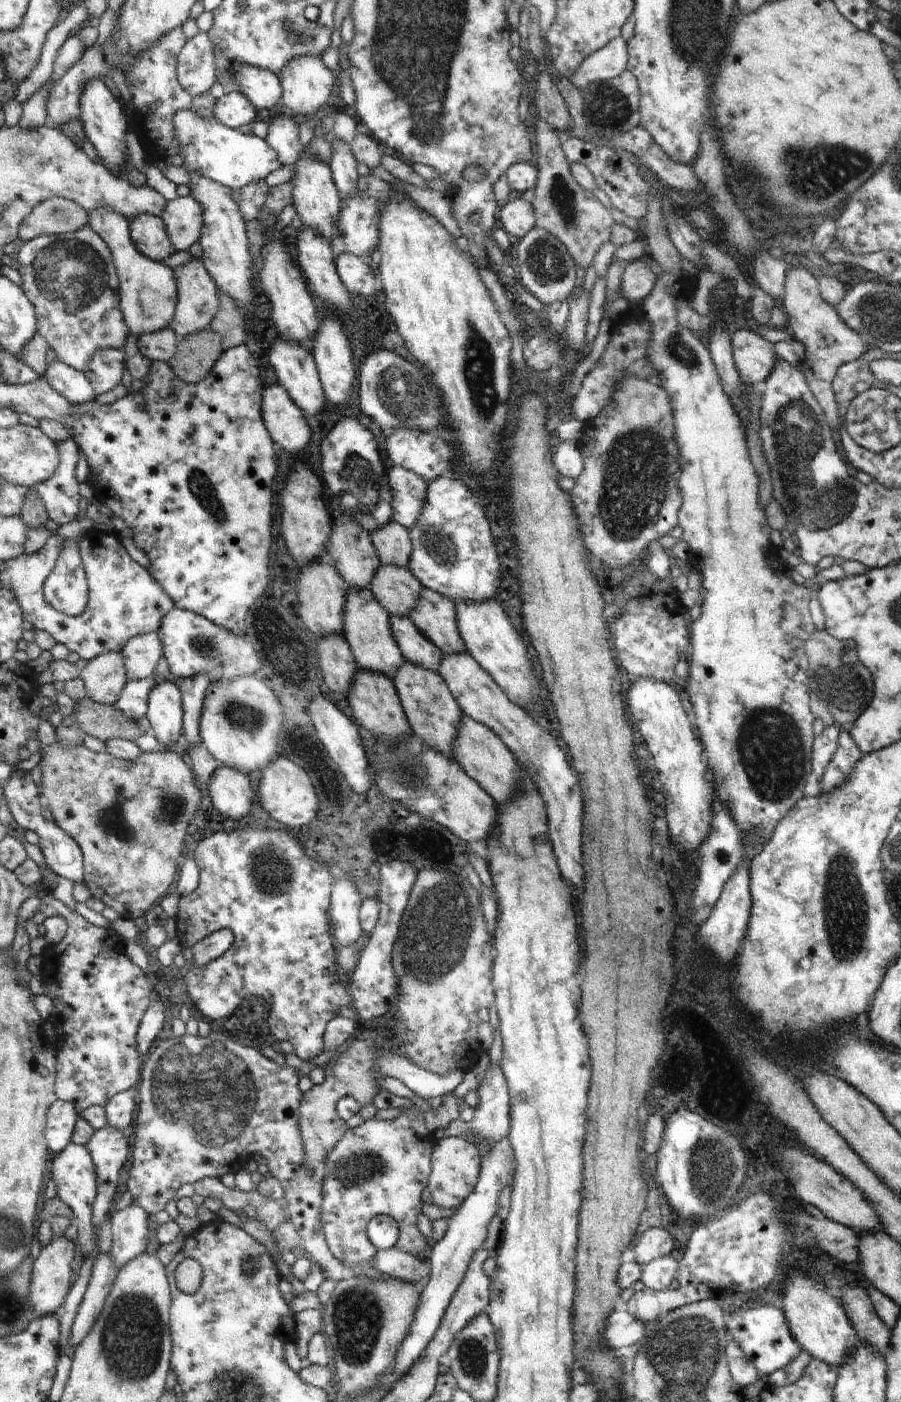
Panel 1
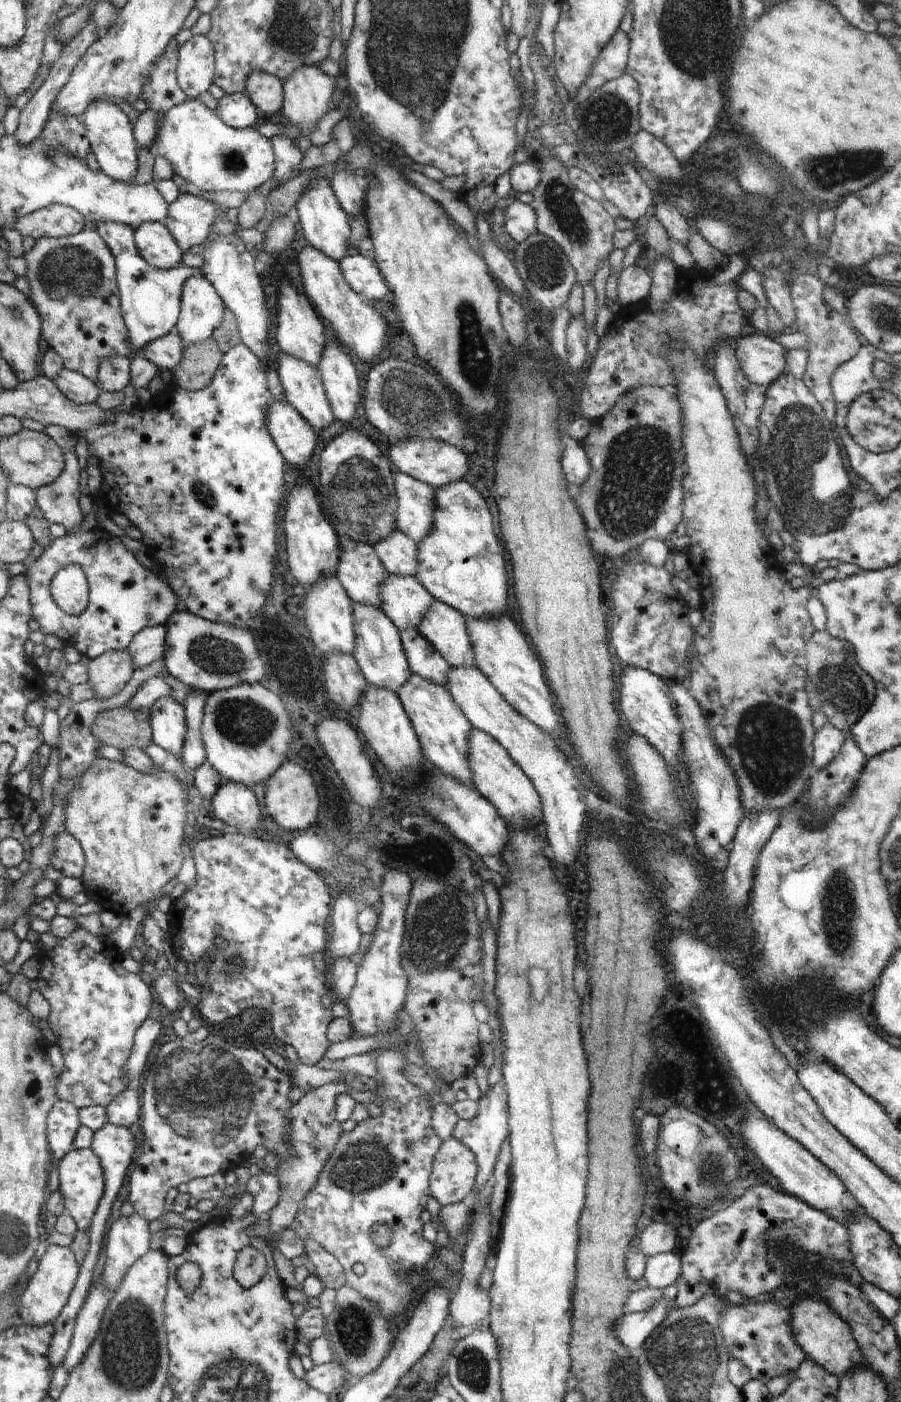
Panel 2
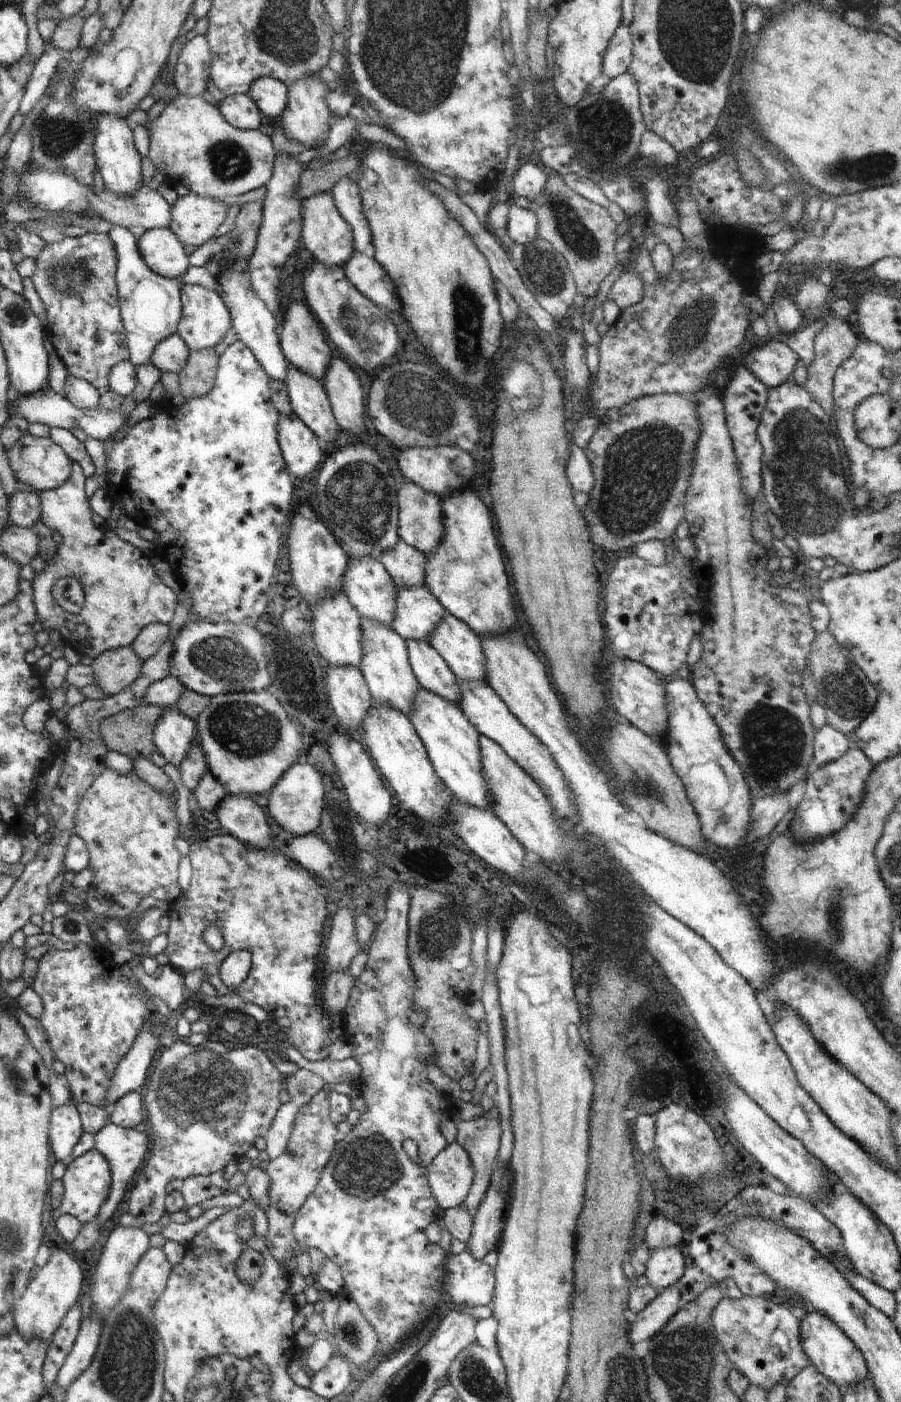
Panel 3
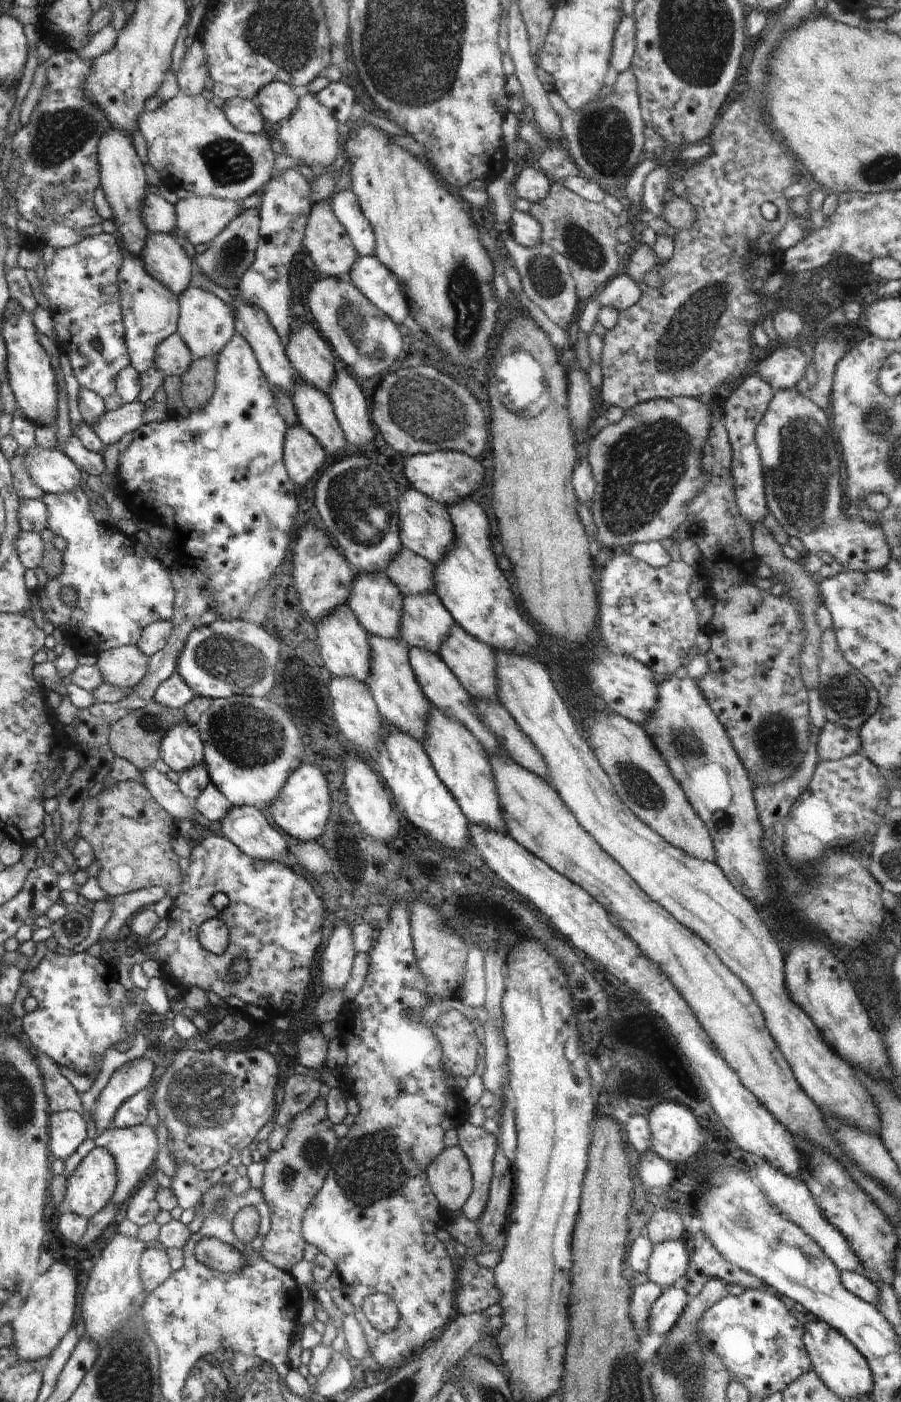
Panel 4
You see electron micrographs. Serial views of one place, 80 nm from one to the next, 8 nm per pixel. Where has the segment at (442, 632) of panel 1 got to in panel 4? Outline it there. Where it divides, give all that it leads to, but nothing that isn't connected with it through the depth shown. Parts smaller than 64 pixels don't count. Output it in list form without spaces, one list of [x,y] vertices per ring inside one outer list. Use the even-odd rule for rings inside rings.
[[[456,623],[449,635],[442,639],[436,653],[471,697],[499,702],[497,698],[497,678],[495,676],[495,656],[493,650],[487,644],[468,634]]]

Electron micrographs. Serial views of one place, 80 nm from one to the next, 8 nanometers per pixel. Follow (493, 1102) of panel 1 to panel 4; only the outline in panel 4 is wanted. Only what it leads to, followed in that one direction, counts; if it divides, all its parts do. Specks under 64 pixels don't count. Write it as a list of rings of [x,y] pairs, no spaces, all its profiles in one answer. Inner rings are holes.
[[[469,1122],[462,1123],[456,1129],[457,1145],[466,1155],[473,1174],[472,1192],[460,1211],[477,1224],[489,1197],[497,1133],[491,1125],[477,1127]]]

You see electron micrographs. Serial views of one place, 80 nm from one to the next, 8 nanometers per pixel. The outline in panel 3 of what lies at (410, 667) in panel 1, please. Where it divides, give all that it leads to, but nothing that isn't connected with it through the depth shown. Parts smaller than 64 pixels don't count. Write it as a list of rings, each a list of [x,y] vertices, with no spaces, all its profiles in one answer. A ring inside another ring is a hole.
[[[418,688],[418,694],[410,706],[410,723],[414,732],[426,748],[428,759],[442,780],[442,783],[451,791],[453,798],[460,804],[490,809],[490,800],[486,796],[486,780],[480,762],[480,748],[478,748],[479,733],[468,722],[464,713],[456,708],[452,702],[432,694],[430,690]]]

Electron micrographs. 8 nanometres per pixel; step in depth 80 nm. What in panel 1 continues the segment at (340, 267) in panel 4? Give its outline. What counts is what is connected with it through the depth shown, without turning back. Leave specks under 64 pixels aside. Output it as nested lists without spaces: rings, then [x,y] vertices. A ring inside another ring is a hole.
[[[302,150],[300,158],[294,162],[294,176],[292,176],[292,184],[294,184],[294,207],[299,215],[302,226],[304,228],[312,228],[316,230],[322,238],[326,238],[332,246],[332,240],[338,238],[336,228],[338,228],[338,220],[340,220],[340,196],[334,185],[331,176],[329,164],[322,162],[318,156],[314,156],[310,150]]]

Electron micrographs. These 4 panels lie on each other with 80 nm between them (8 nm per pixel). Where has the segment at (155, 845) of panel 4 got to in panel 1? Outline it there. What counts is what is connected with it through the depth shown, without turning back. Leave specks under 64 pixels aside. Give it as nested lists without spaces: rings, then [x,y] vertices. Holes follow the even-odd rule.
[[[54,742],[52,746],[44,745],[44,748],[38,752],[40,754],[40,772],[42,772],[42,792],[40,797],[43,799],[43,804],[52,813],[52,822],[55,823],[61,830],[64,830],[68,836],[74,838],[74,842],[78,844],[83,855],[83,870],[84,870],[84,886],[88,888],[92,896],[104,900],[106,907],[114,909],[120,917],[124,919],[134,920],[142,915],[145,915],[149,909],[153,909],[160,901],[173,890],[174,883],[179,872],[180,860],[183,857],[183,848],[185,846],[185,836],[190,824],[190,819],[196,811],[208,804],[199,792],[196,786],[197,780],[183,760],[183,754],[180,749],[166,749],[160,752],[143,752],[130,762],[118,760],[107,753],[96,753],[88,750],[86,746],[74,746],[74,748],[64,748],[60,742]]]

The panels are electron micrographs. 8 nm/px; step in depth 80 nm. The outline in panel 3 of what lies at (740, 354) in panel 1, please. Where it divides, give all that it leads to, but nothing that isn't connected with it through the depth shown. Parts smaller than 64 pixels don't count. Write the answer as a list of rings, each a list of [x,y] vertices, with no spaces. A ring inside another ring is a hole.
[[[777,337],[768,344],[754,348],[741,358],[741,364],[770,388],[776,388],[792,379],[792,372],[796,372],[796,364],[800,362],[798,354],[791,350]]]

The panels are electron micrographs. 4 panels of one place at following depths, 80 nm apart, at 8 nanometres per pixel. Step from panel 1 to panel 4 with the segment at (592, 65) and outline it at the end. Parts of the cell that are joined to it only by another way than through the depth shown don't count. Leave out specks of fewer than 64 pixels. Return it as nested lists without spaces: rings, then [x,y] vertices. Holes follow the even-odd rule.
[[[624,15],[614,35],[610,68],[619,74],[630,69],[635,46],[636,22],[634,22],[634,16]]]

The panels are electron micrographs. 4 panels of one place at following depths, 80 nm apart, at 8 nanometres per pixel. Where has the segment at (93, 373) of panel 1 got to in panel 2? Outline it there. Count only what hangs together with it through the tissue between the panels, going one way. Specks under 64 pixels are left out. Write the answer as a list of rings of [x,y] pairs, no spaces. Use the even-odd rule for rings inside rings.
[[[114,356],[114,358],[106,358],[104,362],[100,362],[98,384],[100,384],[101,391],[124,392],[125,388],[131,384],[131,378],[128,358]]]

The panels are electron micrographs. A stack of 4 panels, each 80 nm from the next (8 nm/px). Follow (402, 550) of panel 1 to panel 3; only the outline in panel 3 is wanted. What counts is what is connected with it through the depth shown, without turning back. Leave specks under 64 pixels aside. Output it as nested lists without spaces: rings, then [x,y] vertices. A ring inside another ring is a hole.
[[[399,540],[394,550],[383,551],[377,559],[392,578],[397,590],[424,586],[426,557]]]

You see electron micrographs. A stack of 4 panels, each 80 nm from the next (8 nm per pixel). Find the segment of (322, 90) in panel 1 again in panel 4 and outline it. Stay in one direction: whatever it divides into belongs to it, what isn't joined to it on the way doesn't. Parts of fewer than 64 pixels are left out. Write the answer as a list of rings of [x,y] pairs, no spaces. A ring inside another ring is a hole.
[[[306,93],[298,97],[293,113],[281,120],[280,128],[277,130],[276,140],[283,145],[279,153],[300,160],[302,162],[300,166],[311,167],[313,164],[322,164],[325,170],[330,169],[327,164],[332,163],[336,156],[343,154],[343,146],[338,144],[336,121],[332,113],[320,104],[314,93]]]

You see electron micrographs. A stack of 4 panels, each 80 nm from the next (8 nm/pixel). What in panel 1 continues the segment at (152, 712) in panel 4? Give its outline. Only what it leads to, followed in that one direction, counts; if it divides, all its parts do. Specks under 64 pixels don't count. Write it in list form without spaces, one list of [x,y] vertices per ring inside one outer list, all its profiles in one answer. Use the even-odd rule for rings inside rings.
[[[89,697],[75,704],[76,722],[86,735],[105,743],[112,738],[133,741],[142,734],[149,734],[151,726],[146,717],[128,720],[124,712],[118,712],[113,705],[102,705]]]

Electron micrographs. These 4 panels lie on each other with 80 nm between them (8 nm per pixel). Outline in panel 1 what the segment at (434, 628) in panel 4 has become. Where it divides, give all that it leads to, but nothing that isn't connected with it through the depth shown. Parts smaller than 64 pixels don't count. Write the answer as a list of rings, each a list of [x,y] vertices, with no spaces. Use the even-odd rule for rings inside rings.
[[[382,564],[372,580],[370,591],[389,616],[408,617],[421,595],[422,584],[406,568]]]

